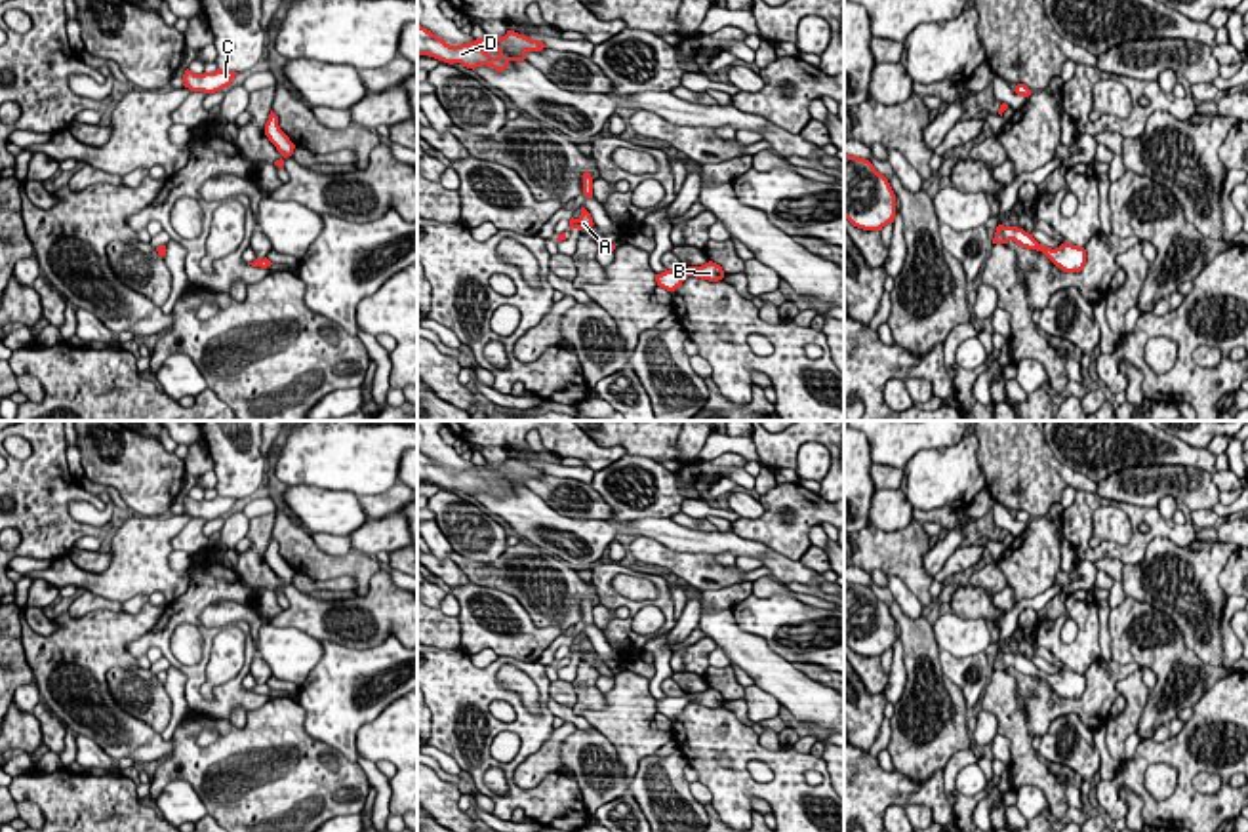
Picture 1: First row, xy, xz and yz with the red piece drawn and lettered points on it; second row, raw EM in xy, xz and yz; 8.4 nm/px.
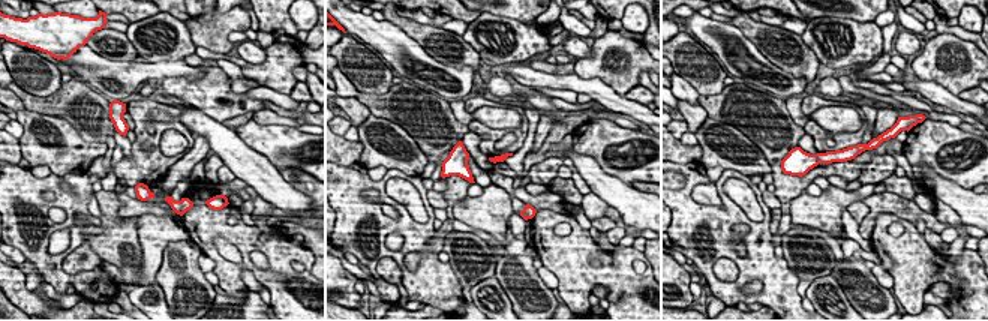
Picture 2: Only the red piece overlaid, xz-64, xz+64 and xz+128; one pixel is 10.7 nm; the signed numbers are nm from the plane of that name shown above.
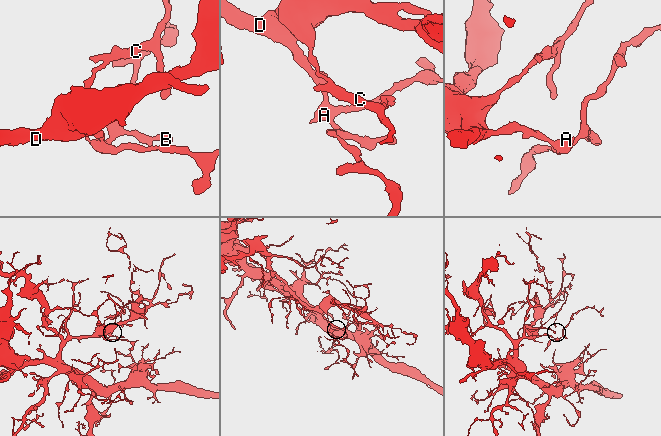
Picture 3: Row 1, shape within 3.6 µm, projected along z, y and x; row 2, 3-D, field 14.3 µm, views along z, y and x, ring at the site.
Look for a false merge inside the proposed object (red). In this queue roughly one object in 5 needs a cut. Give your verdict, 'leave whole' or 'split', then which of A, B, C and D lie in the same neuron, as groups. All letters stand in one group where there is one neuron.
leave whole; groups A B C D

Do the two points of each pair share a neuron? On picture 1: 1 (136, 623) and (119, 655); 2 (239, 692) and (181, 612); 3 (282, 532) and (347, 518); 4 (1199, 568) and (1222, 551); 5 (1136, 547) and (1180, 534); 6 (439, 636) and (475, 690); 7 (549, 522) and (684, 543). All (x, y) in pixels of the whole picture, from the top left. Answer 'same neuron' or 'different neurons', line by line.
1: same neuron
2: same neuron
3: different neurons
4: same neuron
5: same neuron
6: different neurons
7: same neuron

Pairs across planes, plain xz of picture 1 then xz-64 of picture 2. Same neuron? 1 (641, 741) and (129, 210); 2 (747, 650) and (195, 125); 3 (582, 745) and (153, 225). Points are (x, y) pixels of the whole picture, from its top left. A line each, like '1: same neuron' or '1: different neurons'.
1: different neurons
2: same neuron
3: different neurons

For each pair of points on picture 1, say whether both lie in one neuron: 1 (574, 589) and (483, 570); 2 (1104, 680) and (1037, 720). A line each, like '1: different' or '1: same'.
1: same
2: same

